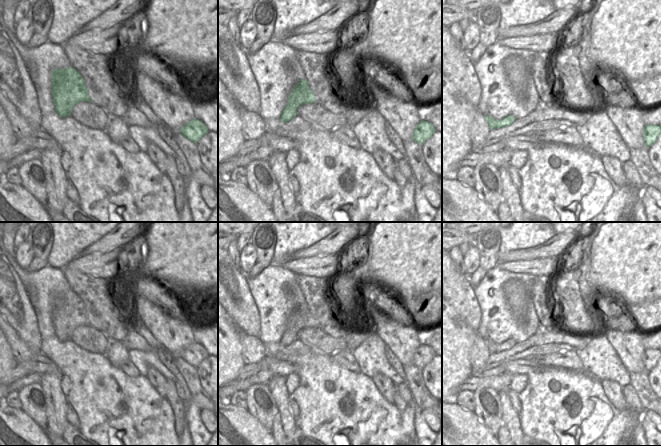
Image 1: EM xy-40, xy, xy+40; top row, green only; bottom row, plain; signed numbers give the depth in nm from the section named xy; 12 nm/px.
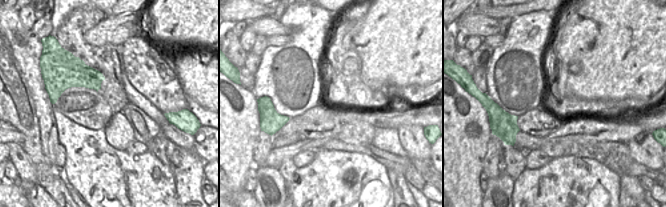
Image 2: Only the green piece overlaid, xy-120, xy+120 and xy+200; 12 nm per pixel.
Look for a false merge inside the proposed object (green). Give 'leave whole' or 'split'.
split

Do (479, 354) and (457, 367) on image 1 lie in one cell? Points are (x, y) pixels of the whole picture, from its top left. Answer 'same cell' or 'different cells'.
different cells

